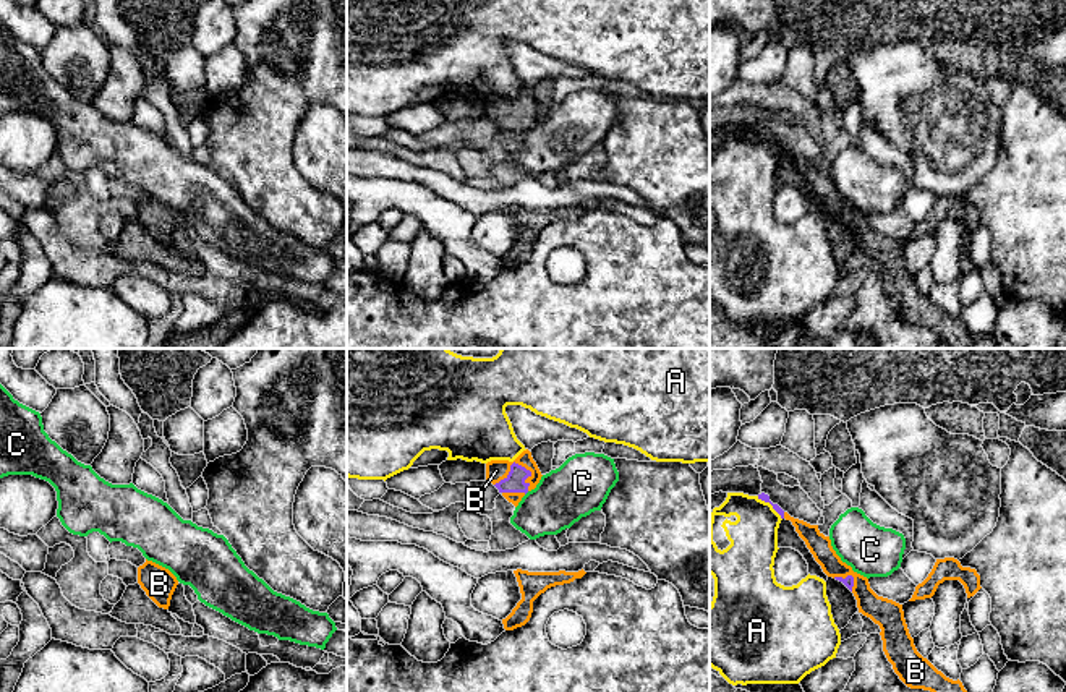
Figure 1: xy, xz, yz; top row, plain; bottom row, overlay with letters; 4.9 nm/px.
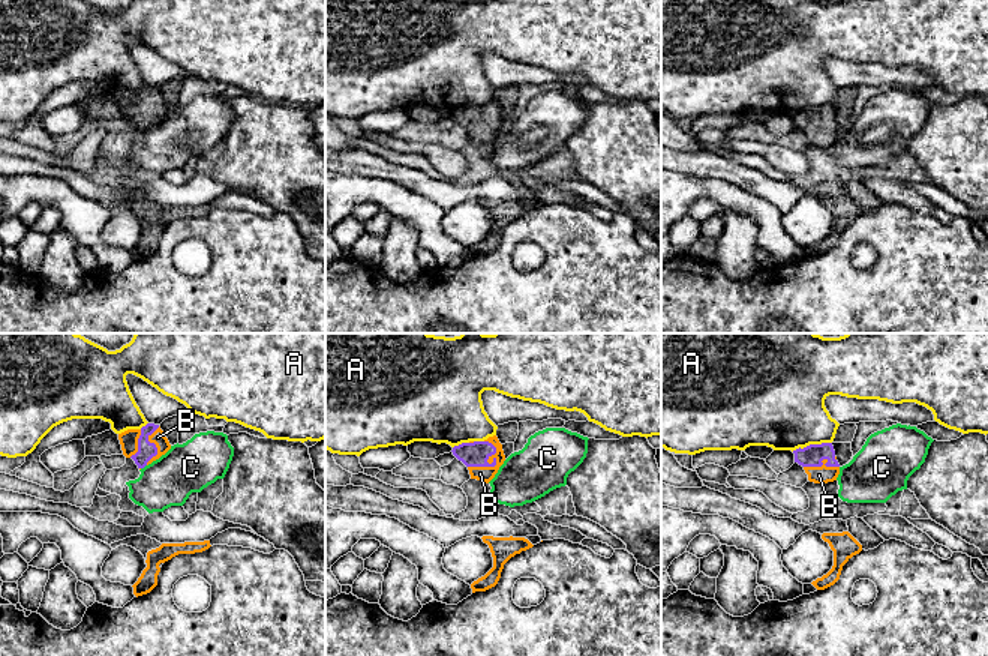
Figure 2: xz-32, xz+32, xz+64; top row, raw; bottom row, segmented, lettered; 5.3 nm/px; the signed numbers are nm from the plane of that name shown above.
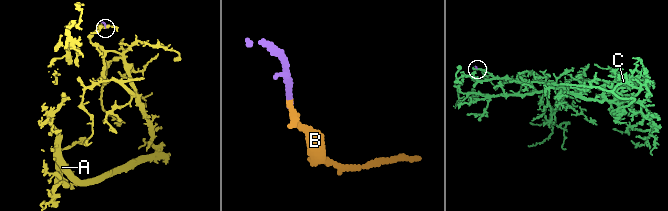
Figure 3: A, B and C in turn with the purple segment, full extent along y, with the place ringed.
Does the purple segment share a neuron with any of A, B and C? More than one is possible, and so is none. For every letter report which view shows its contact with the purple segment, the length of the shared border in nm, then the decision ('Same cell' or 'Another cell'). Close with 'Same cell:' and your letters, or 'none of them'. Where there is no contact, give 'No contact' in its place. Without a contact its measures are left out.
A: Touches purple in yz. Shared border 170 nm. Another cell
B: Touches purple in xz. Shared border 200 nm. Same cell
C: No contact. Another cell
Same cell: B

